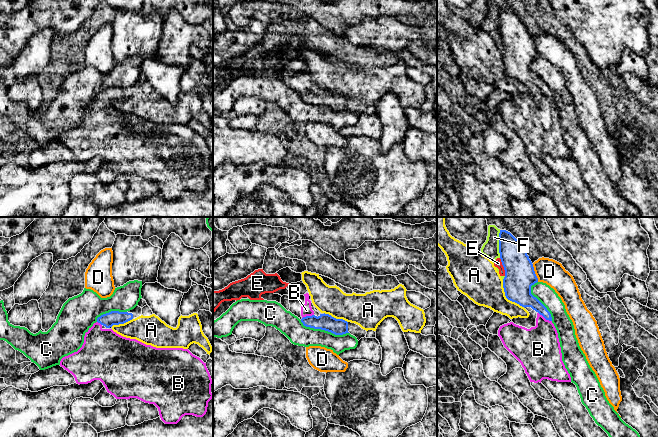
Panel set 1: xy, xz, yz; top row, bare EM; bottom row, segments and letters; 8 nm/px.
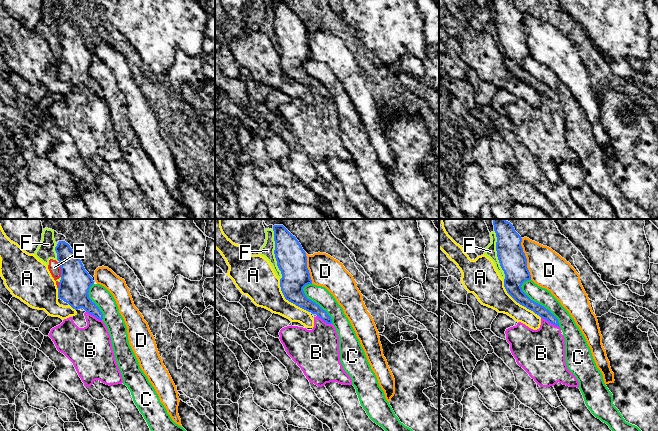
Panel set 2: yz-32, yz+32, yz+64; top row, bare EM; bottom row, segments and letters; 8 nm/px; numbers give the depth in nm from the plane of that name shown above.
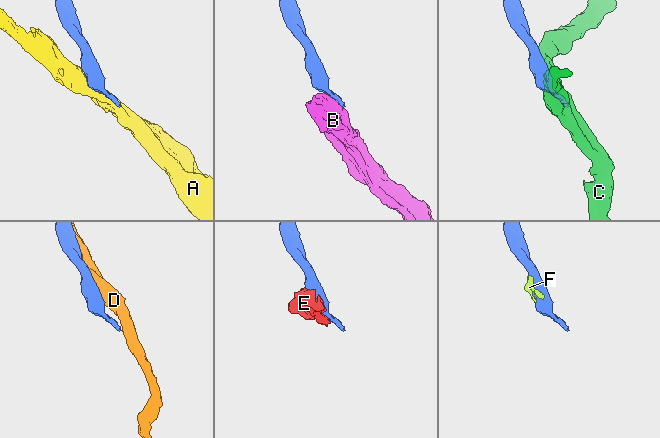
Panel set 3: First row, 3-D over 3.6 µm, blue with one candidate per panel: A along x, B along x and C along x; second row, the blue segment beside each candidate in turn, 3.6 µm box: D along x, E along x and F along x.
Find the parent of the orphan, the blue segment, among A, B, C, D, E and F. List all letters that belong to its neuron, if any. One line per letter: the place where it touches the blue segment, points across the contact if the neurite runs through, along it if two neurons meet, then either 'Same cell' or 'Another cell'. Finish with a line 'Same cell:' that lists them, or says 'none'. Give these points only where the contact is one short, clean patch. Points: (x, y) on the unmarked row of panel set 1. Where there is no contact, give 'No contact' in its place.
A: Touches blue at yz (507, 74). Another cell
B: Touches blue at yz (545, 94). Same cell
C: Touches blue at xz (324, 105). Another cell
D: Touches blue at yz (534, 49). Another cell
E: Touches blue at yz (503, 42). Boundary: yz (499, 34), (505, 51). Another cell
F: Touches blue at yz (499, 20). Another cell
Same cell: B

